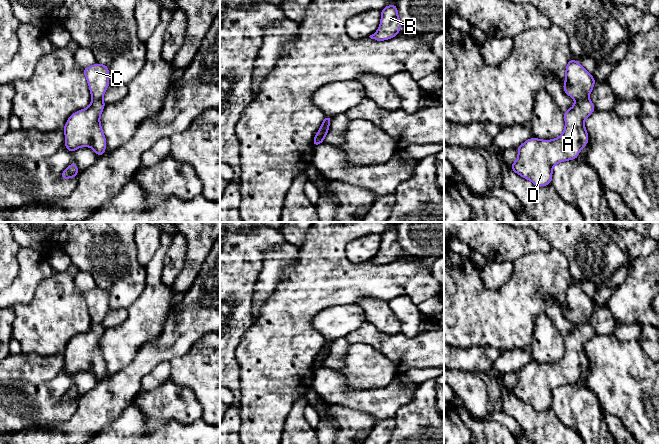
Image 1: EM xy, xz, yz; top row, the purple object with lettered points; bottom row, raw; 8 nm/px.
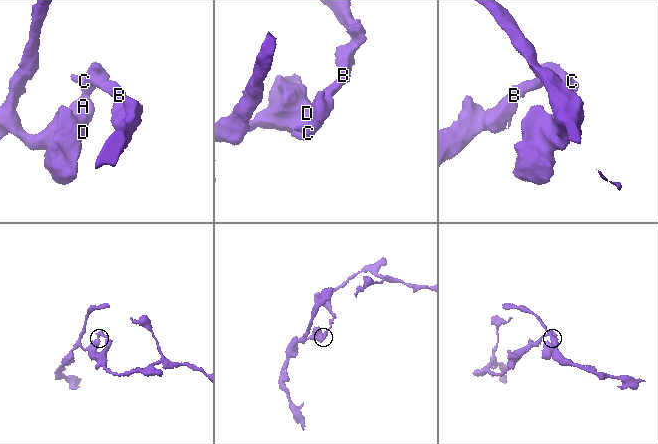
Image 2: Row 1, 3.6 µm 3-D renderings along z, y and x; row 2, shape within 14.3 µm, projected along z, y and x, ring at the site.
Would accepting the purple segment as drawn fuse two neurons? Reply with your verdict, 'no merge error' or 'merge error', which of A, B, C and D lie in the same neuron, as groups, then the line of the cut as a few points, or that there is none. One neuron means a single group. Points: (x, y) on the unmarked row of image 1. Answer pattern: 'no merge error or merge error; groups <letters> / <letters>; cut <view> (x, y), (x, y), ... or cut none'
merge error; groups A D / B C; cut yz (588, 321), (576, 325)

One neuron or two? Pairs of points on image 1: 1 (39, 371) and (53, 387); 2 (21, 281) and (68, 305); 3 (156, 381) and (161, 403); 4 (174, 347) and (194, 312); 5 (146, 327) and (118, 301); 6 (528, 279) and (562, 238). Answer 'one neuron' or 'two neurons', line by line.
1: two neurons
2: two neurons
3: two neurons
4: one neuron
5: two neurons
6: two neurons

